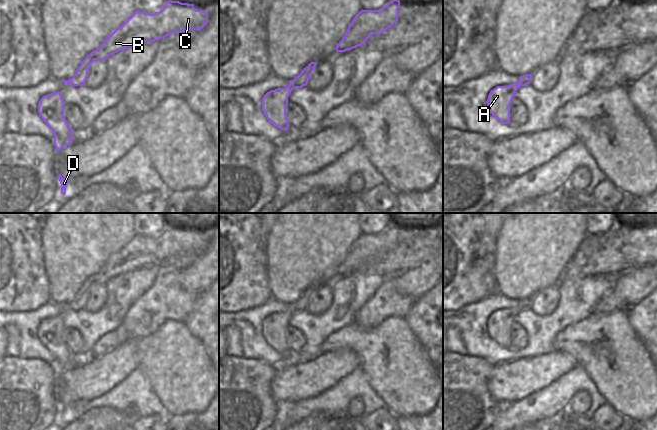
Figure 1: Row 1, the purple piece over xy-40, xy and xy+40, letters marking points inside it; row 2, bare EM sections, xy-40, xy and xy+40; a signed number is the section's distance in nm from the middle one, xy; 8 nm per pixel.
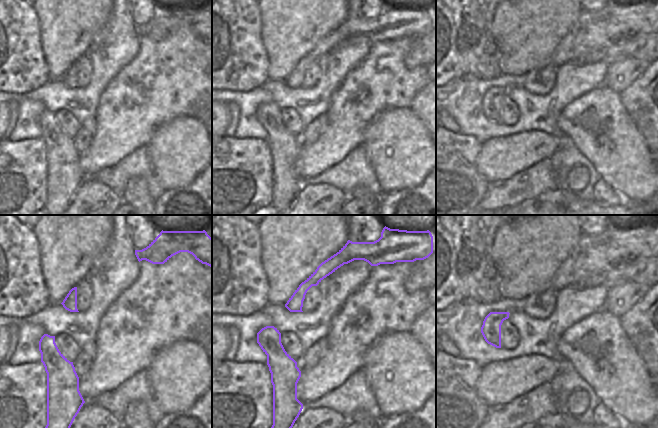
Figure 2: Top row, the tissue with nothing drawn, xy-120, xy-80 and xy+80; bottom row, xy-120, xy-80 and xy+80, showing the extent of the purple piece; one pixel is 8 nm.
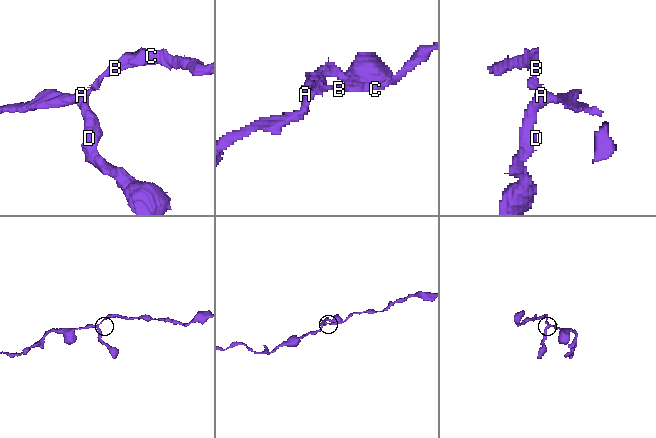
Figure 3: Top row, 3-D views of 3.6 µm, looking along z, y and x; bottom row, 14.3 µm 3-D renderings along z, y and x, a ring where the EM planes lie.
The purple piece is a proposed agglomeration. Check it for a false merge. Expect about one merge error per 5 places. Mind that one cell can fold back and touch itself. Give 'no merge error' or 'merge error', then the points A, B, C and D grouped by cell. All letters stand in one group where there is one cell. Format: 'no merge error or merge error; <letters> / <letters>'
no merge error; A B C D

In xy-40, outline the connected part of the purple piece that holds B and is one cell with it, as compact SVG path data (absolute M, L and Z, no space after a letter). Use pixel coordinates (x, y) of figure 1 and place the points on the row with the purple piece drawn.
M168 0L164 7L153 14L135 11L119 28L114 30L102 43L102 45L88 54L76 73L69 80L61 80L71 86L84 86L88 77L90 65L95 60L106 60L109 56L127 48L131 48L143 42L154 42L165 38L169 34L181 32L183 30L197 30L198 32L208 23L208 12L196 10L194 4L181 3L179 1Z

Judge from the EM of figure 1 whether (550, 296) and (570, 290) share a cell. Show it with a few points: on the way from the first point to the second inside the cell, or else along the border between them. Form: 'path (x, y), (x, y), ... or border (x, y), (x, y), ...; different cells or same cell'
border (558, 286), (558, 304), (549, 314); different cells

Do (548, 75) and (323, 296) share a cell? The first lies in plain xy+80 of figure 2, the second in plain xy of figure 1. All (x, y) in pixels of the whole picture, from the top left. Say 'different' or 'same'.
same

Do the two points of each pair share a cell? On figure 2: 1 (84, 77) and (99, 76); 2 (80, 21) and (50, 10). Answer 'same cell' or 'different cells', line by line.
1: different cells
2: same cell

